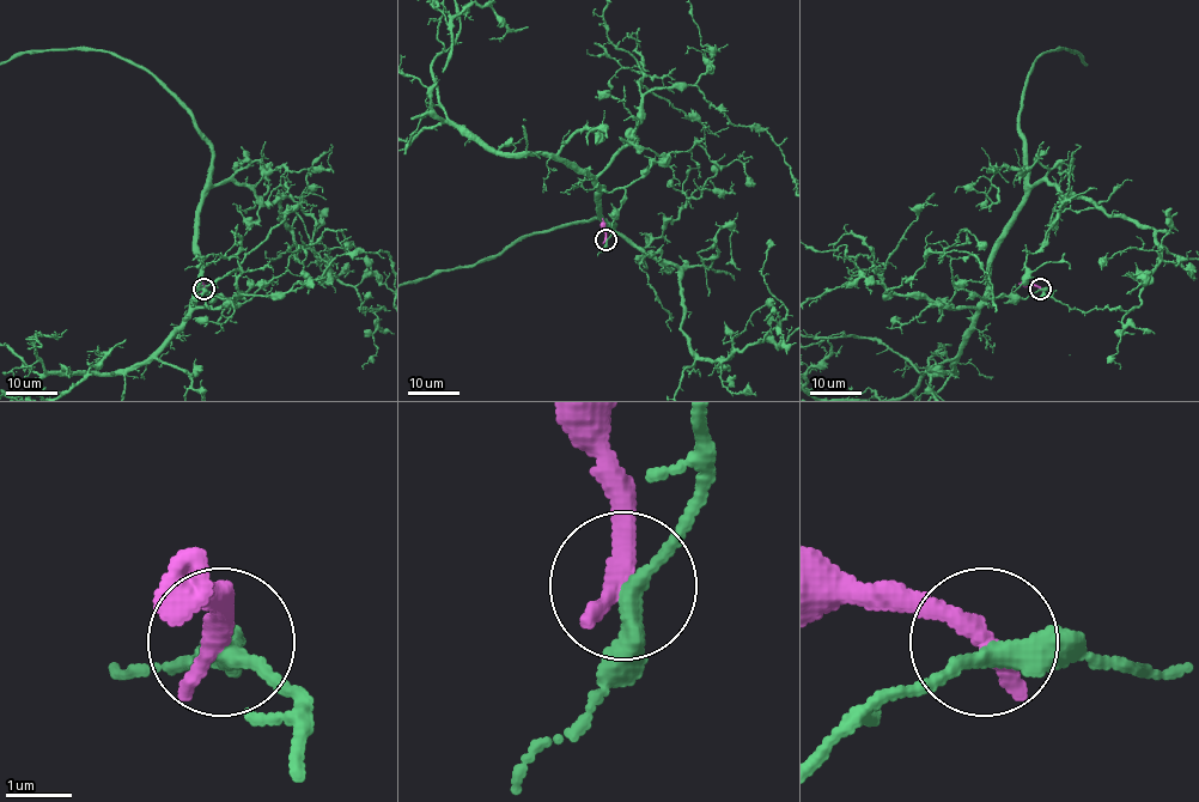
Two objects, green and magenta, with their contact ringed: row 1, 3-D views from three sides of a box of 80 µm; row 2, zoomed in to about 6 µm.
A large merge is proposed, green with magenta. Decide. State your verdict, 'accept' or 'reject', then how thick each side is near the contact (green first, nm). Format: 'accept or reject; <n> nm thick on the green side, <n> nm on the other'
reject; 320 nm thick on the green side, 400 nm on the other

